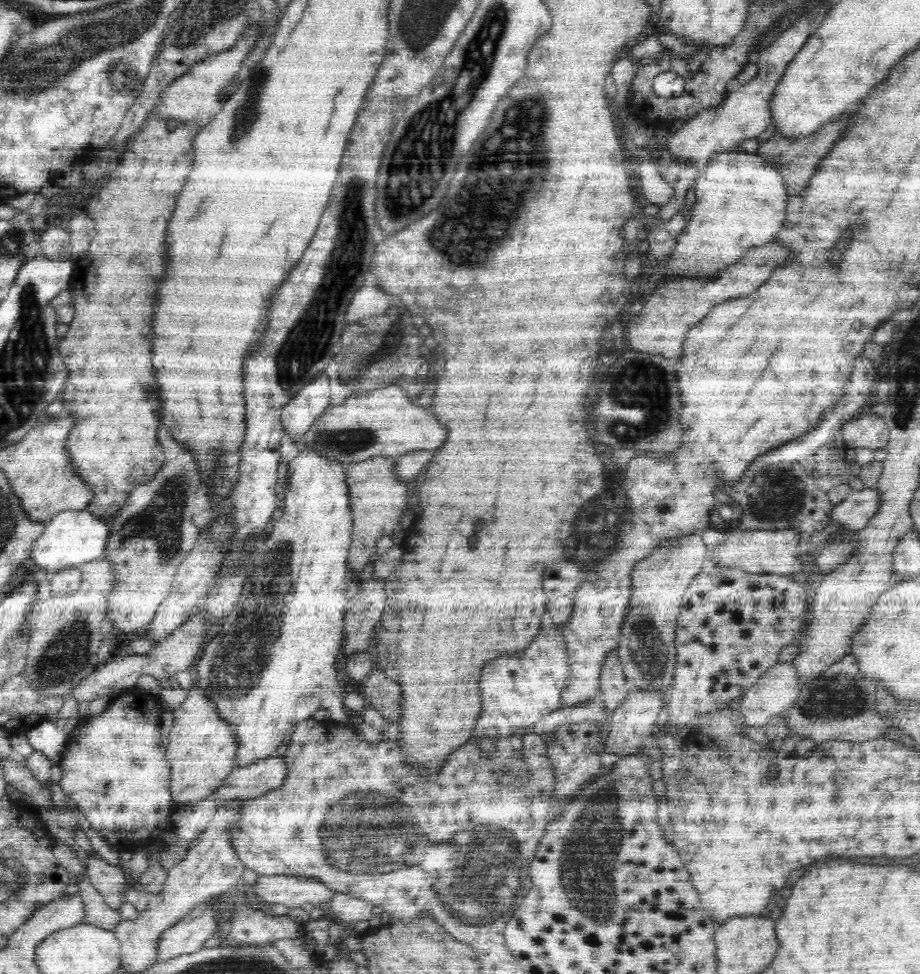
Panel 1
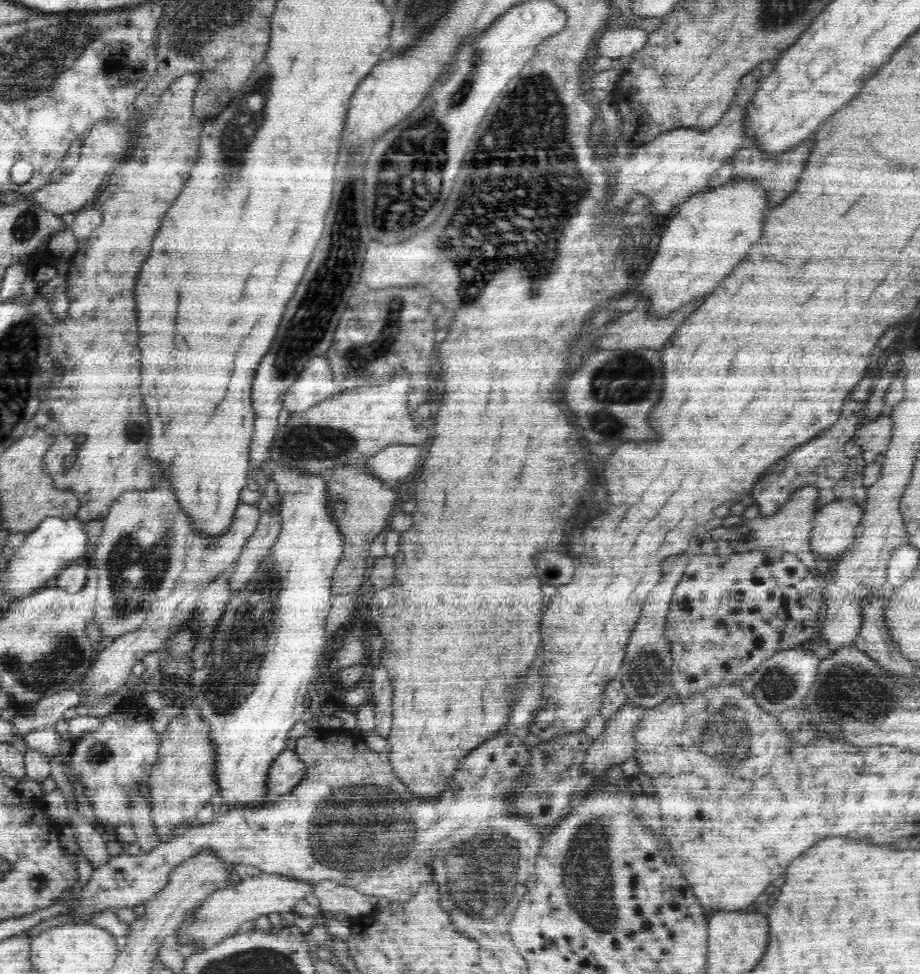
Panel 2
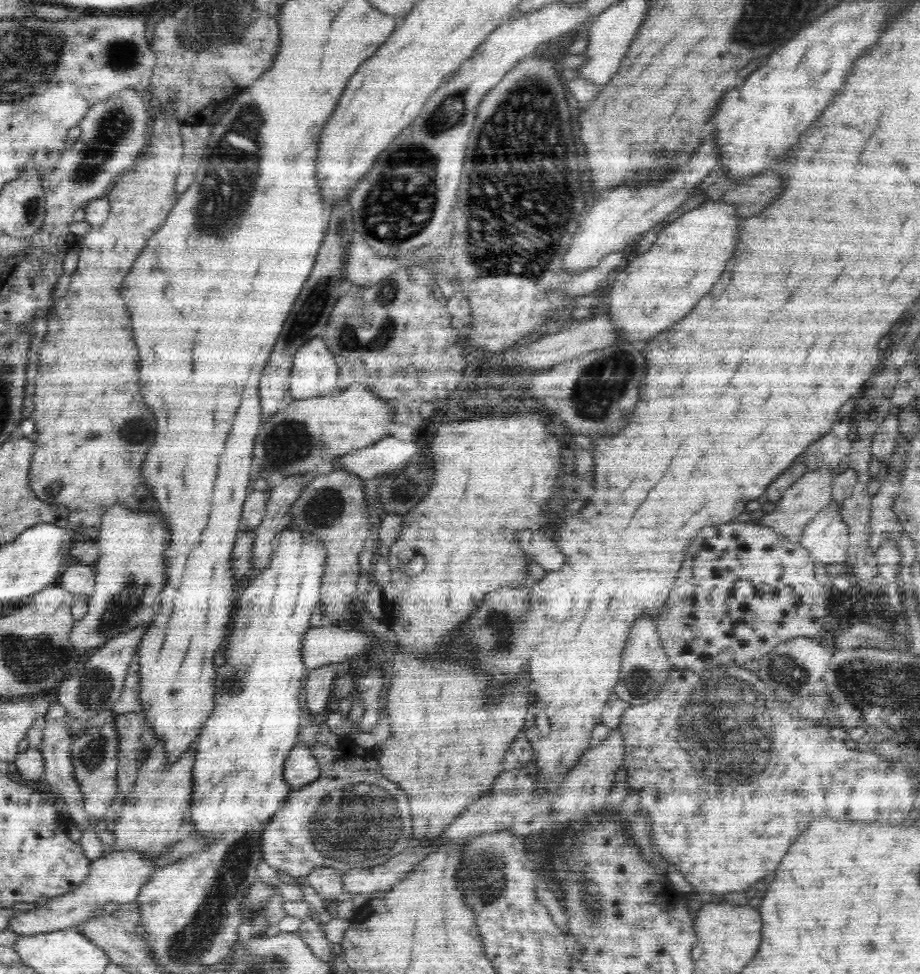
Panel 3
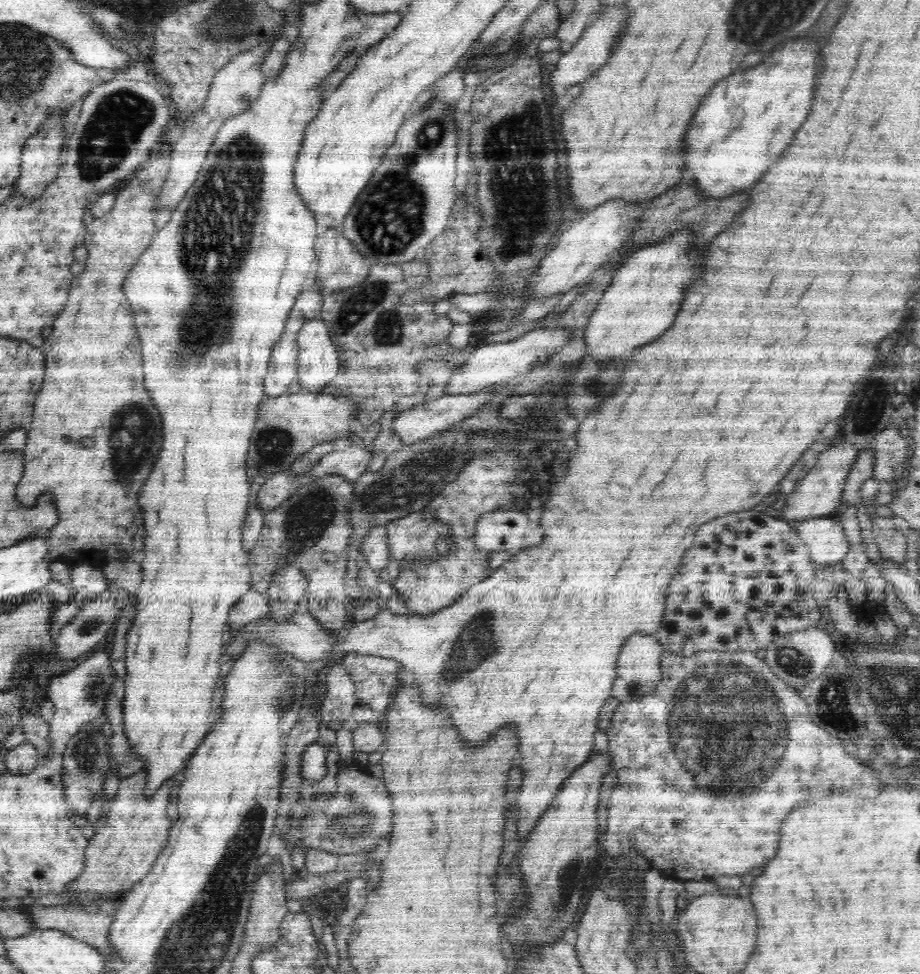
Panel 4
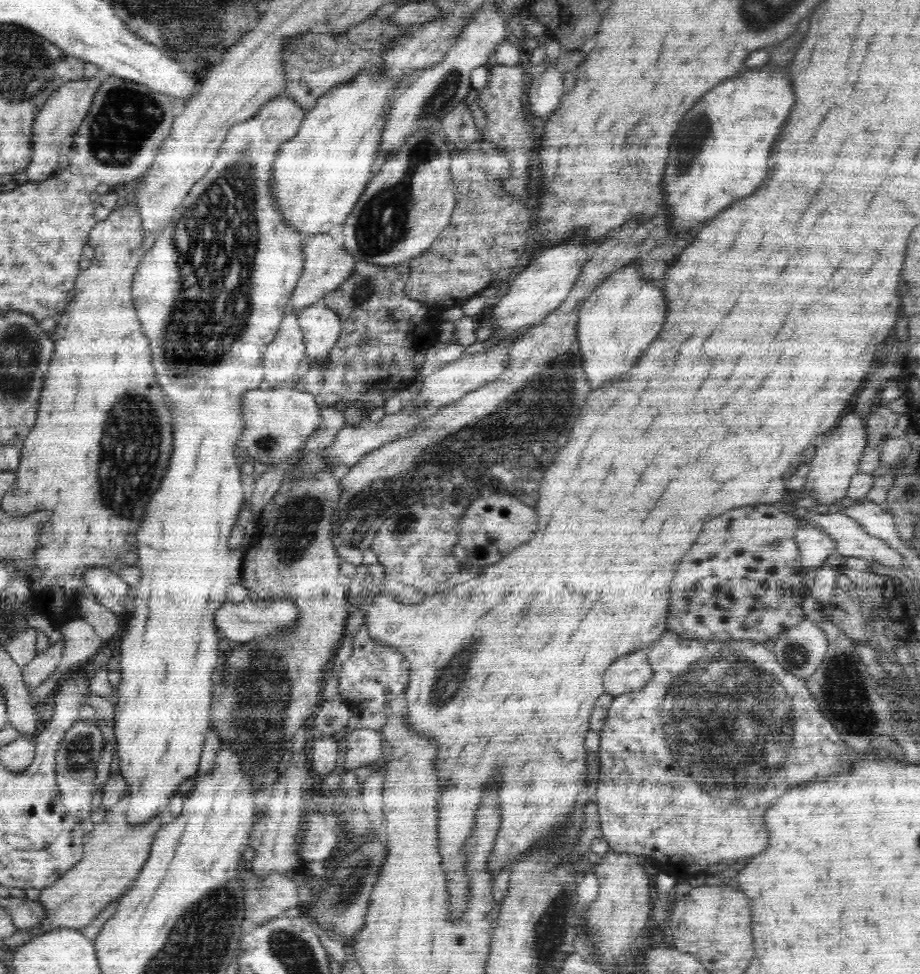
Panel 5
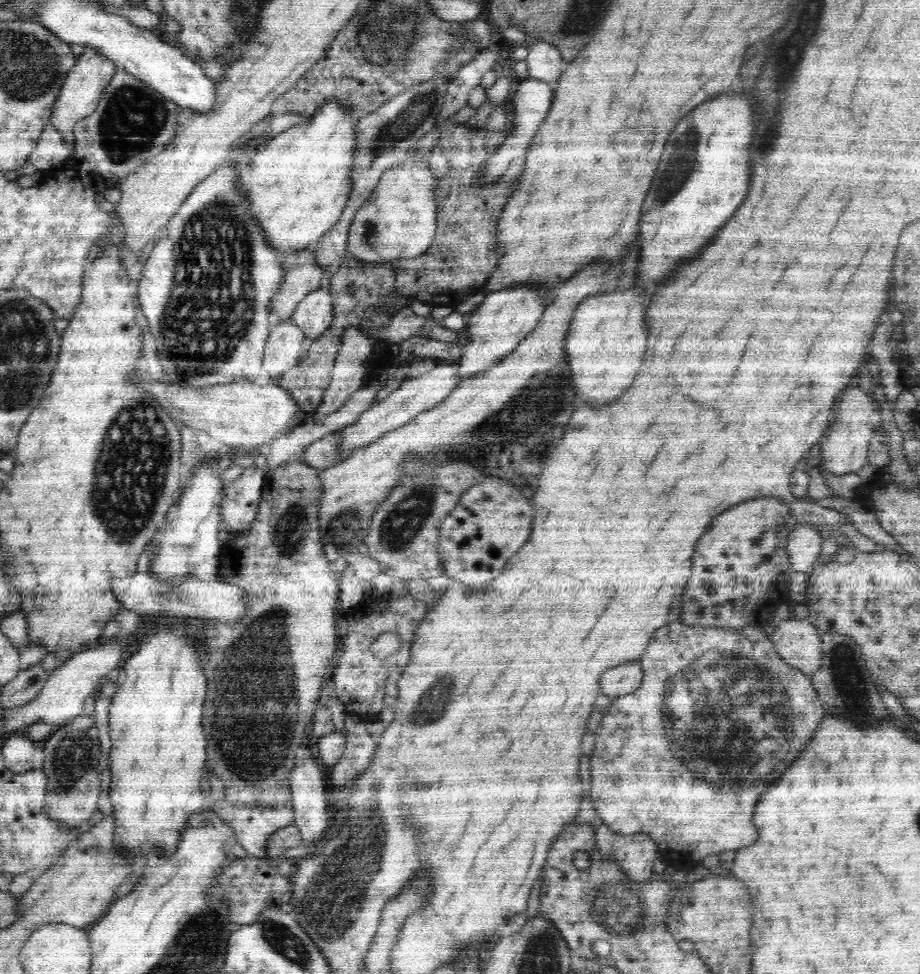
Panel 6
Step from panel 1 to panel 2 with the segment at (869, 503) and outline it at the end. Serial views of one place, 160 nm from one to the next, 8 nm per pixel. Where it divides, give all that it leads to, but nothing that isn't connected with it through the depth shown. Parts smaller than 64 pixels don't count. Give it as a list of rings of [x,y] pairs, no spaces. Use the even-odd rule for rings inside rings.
[[[851,498],[839,501],[834,500],[826,504],[826,506],[822,506],[815,513],[810,548],[816,558],[830,559],[835,562],[845,550],[848,550],[848,547],[854,542],[856,526],[862,520],[863,508],[864,504],[858,506],[858,503]]]

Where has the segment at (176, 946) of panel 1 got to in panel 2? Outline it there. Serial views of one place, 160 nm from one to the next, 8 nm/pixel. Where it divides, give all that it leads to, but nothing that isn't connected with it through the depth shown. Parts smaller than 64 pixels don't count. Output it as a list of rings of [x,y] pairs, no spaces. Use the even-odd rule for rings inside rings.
[[[268,873],[248,876],[235,885],[207,896],[192,916],[185,917],[173,938],[182,949],[190,949],[192,946],[210,949],[225,938],[236,934],[238,926],[243,922],[254,921],[258,917],[272,913],[293,912],[296,902],[305,899],[306,894],[310,892],[314,892],[314,884],[298,879]]]

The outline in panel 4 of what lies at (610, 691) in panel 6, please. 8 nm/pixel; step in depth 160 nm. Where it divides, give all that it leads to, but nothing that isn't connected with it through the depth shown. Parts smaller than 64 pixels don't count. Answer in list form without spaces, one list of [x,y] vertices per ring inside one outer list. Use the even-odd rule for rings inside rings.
[[[632,634],[626,644],[622,646],[622,652],[617,659],[616,680],[613,682],[611,697],[620,702],[638,701],[640,698],[649,696],[659,686],[662,678],[661,663],[663,647],[660,642],[650,634]]]

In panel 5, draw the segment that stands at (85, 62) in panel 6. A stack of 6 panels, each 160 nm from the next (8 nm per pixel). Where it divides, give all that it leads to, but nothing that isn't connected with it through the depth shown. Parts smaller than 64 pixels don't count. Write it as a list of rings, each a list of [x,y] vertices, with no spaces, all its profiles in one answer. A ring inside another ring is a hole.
[[[101,72],[90,80],[84,78],[70,80],[70,82],[66,82],[60,88],[57,88],[41,106],[35,116],[31,136],[32,160],[25,170],[28,182],[48,181],[48,178],[53,178],[53,175],[61,168],[61,159],[70,154],[76,131],[88,114],[92,99],[103,80],[104,75]]]

